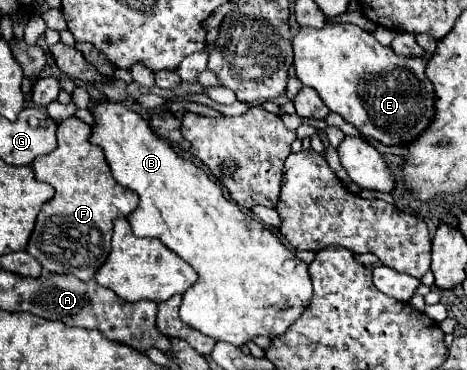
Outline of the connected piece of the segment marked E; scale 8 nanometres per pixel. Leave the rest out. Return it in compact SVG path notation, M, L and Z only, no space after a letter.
M326 23L322 29L300 27L292 39L294 69L302 85L316 89L332 113L352 123L362 137L384 145L408 145L432 123L434 87L426 77L428 57L406 59L380 45L372 33L352 23Z

